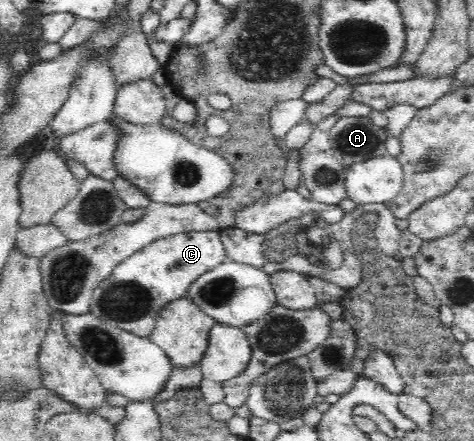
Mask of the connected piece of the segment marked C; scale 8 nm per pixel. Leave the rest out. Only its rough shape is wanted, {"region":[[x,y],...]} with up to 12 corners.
{"region":[[219,230],[153,240],[95,288],[90,313],[149,338],[225,261]]}

